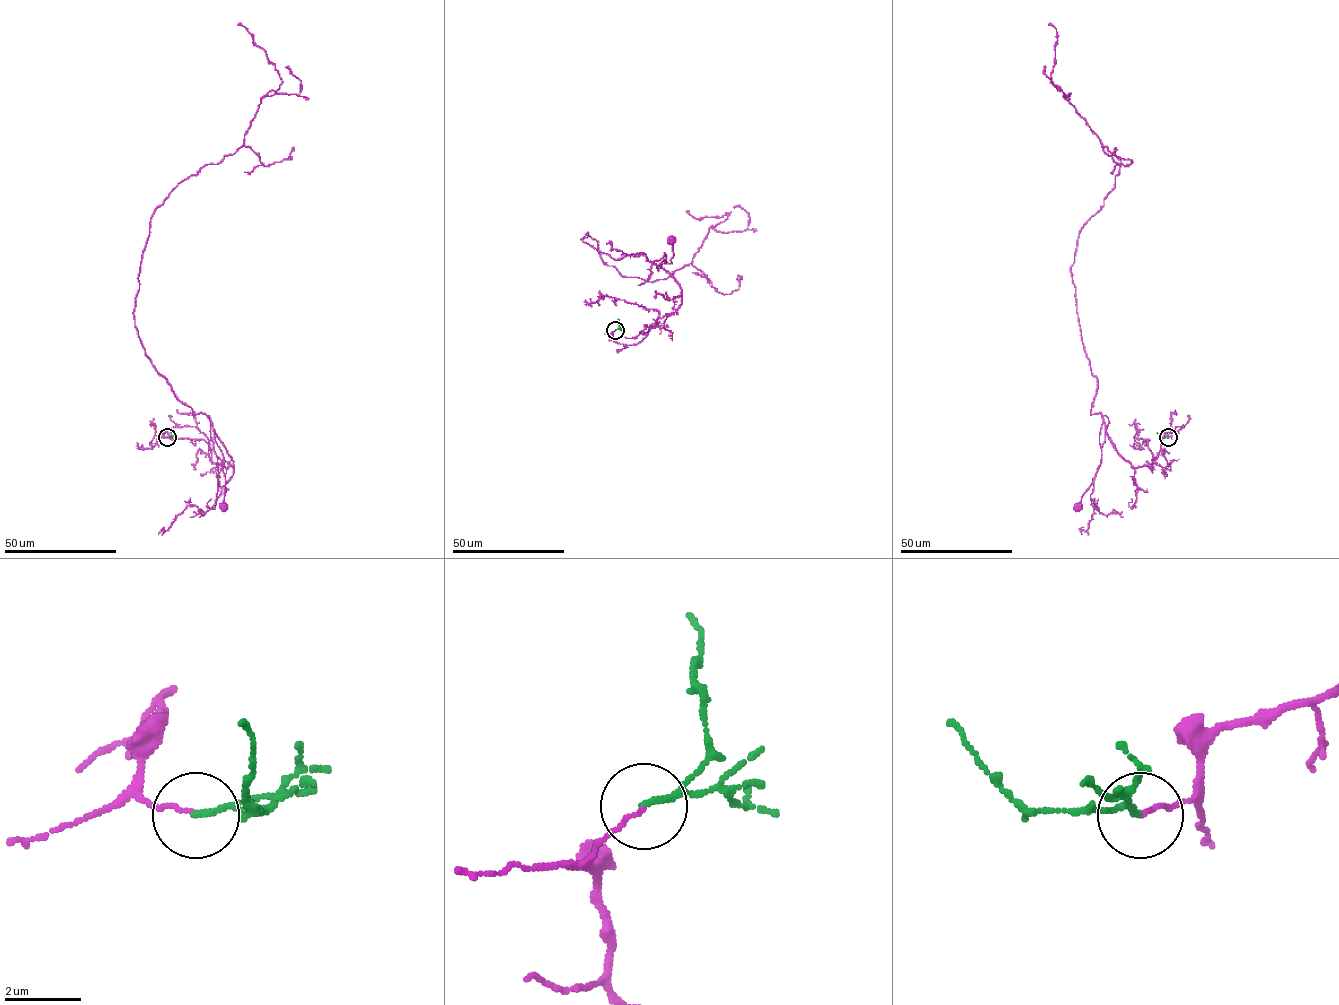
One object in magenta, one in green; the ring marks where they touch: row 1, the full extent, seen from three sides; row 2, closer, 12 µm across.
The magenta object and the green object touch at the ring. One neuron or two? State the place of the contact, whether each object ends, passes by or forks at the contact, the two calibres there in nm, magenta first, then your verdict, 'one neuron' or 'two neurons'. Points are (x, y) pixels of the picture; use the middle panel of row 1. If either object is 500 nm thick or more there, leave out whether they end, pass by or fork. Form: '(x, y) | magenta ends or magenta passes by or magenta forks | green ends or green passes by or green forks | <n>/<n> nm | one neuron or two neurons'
(615, 330) | magenta ends | green ends | 90/150 nm | two neurons

